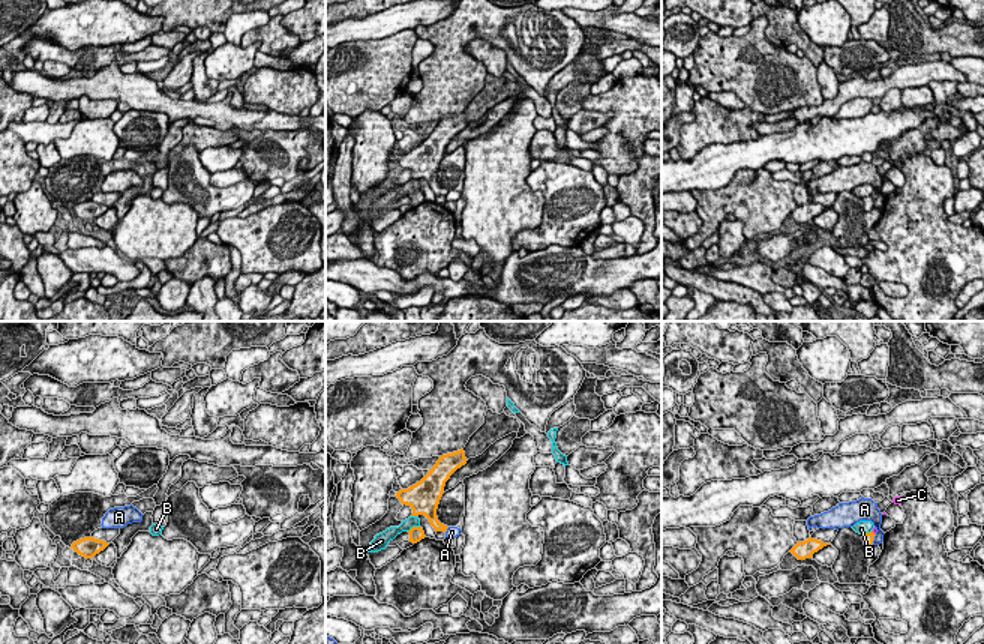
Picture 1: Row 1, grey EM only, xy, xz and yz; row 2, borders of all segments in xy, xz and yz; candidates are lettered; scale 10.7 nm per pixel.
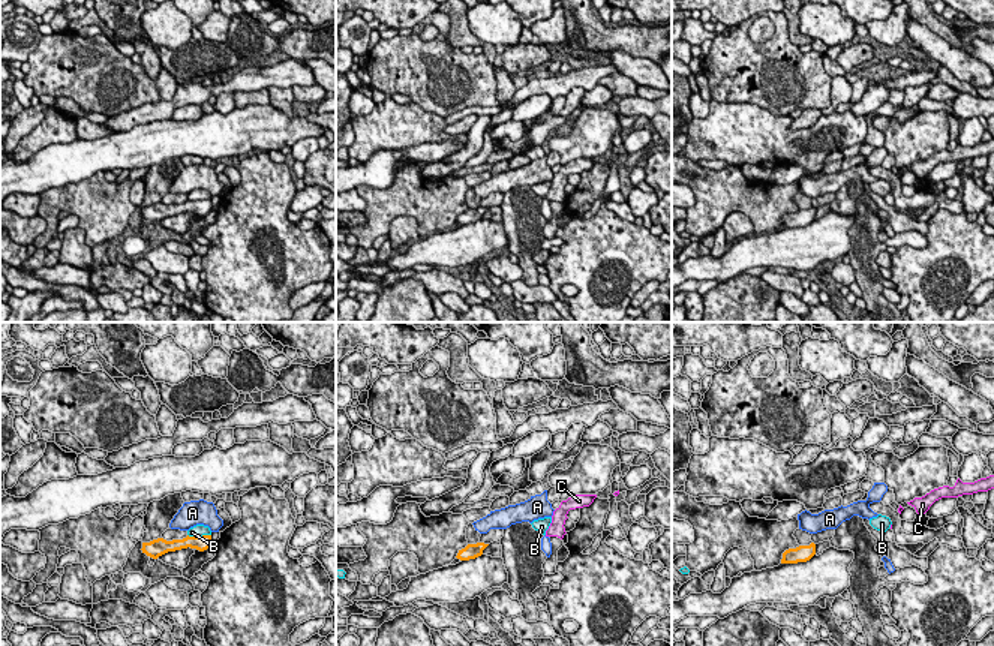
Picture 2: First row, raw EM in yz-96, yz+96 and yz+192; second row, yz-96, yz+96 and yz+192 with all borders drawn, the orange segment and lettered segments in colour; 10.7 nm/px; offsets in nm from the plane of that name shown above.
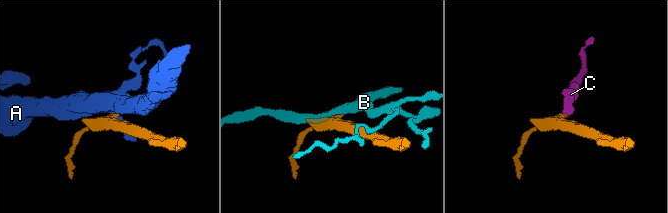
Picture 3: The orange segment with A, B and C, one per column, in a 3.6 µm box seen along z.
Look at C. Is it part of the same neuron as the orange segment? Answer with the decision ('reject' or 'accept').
accept

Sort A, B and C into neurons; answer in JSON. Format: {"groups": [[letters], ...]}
{"groups": [["A"], ["B"], ["C"]]}

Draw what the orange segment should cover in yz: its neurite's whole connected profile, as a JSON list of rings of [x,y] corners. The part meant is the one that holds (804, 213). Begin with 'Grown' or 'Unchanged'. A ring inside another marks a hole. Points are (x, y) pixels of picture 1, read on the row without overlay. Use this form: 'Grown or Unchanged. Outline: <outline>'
Unchanged. Outline: [[[808,201],[804,206],[798,206],[789,216],[792,216],[798,224],[812,222],[814,216],[831,207],[824,207],[822,204]]]

